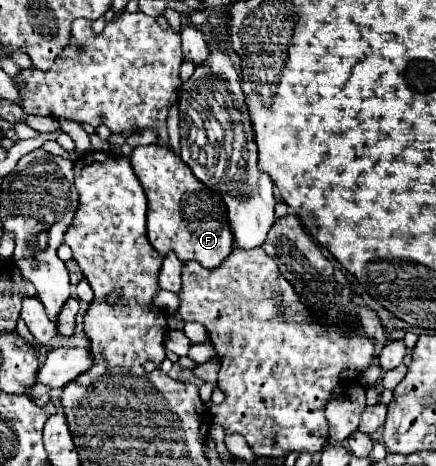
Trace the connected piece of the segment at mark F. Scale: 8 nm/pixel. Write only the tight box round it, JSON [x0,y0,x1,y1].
[130,146,234,268]

